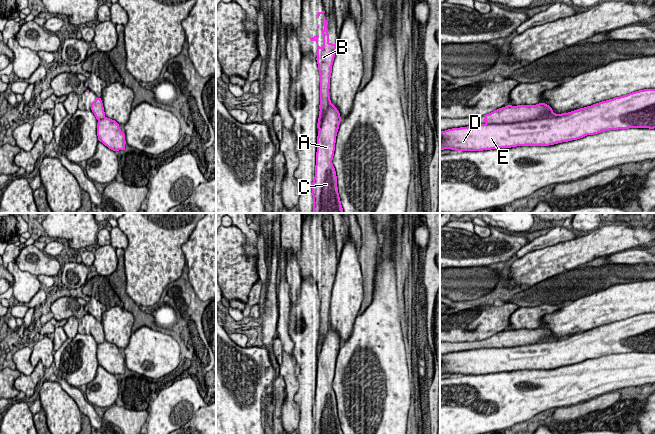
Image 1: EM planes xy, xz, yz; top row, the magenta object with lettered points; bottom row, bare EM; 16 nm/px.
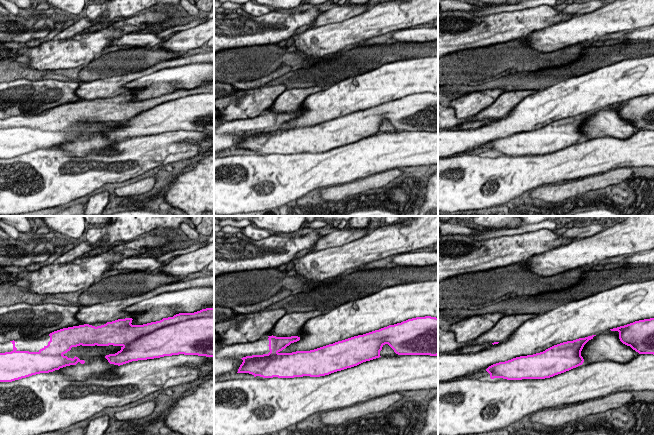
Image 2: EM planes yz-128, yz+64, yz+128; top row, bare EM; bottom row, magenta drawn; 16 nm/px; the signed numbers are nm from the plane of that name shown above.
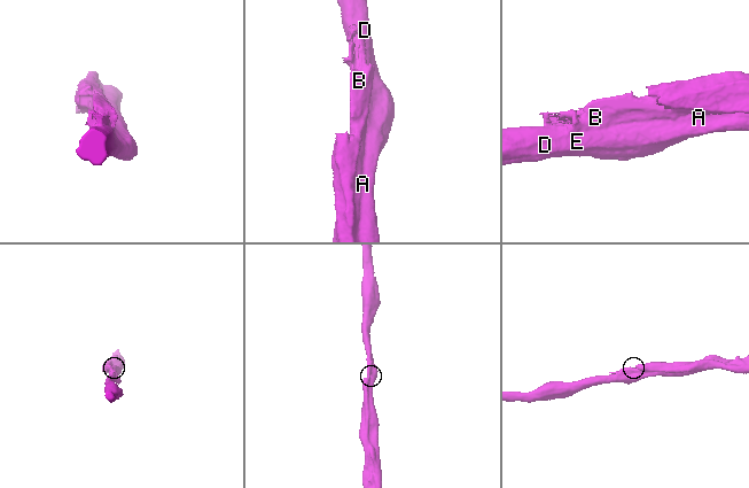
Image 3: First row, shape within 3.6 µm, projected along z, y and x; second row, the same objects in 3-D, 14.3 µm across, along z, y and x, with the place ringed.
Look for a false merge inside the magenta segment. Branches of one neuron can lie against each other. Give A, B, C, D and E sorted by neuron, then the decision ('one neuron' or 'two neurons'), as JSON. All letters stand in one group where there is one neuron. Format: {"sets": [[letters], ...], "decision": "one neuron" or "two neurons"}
{"sets": [["A", "C", "D", "E"], ["B"]], "decision": "two neurons"}

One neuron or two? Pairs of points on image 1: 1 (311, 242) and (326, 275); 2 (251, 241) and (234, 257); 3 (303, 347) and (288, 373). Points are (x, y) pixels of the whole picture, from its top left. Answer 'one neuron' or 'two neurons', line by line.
1: one neuron
2: two neurons
3: two neurons

